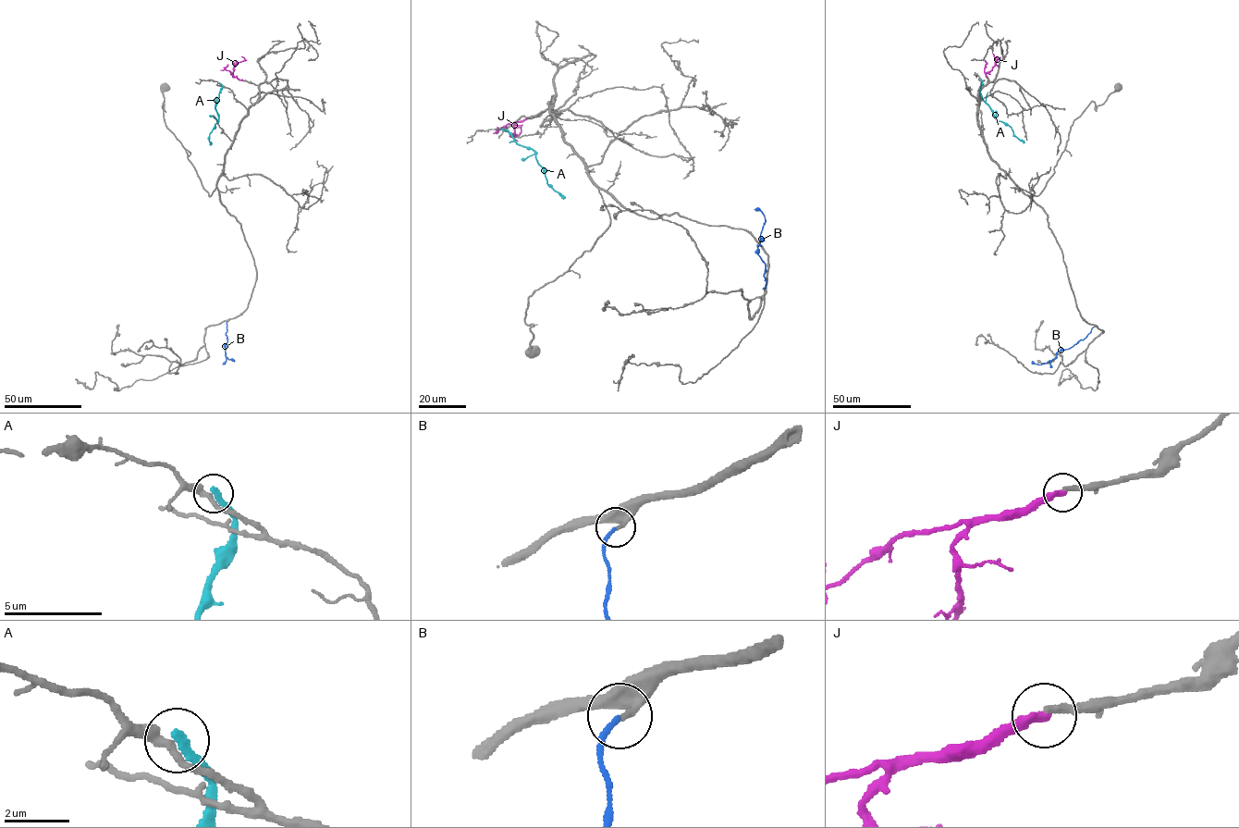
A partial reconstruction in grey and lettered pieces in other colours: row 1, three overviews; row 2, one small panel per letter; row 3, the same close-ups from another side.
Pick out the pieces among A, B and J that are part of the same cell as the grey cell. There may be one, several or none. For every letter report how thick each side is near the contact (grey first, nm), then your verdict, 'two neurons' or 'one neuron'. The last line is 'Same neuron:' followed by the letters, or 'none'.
A: calibres 280 and 240 nm; two neurons
B: calibres 170 and 150 nm; one neuron
J: calibres 280 and 360 nm; two neurons
Same neuron: B

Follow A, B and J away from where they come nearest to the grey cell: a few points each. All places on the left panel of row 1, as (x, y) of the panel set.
A: (220, 83), (222, 89), (214, 107), (218, 120), (210, 133), (210, 145)
B: (227, 321), (225, 354), (231, 358)
J: (242, 80), (232, 75), (237, 63), (245, 59), (241, 56)

